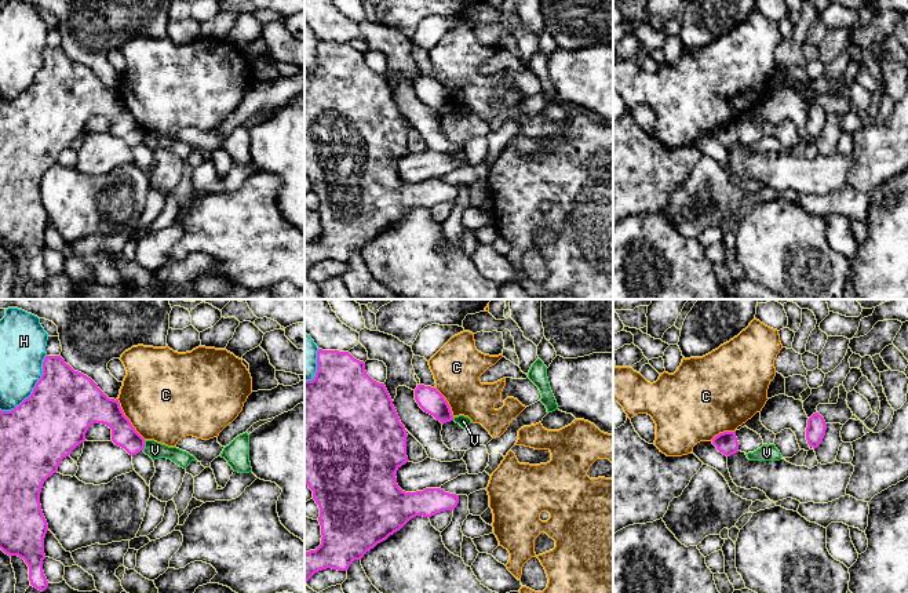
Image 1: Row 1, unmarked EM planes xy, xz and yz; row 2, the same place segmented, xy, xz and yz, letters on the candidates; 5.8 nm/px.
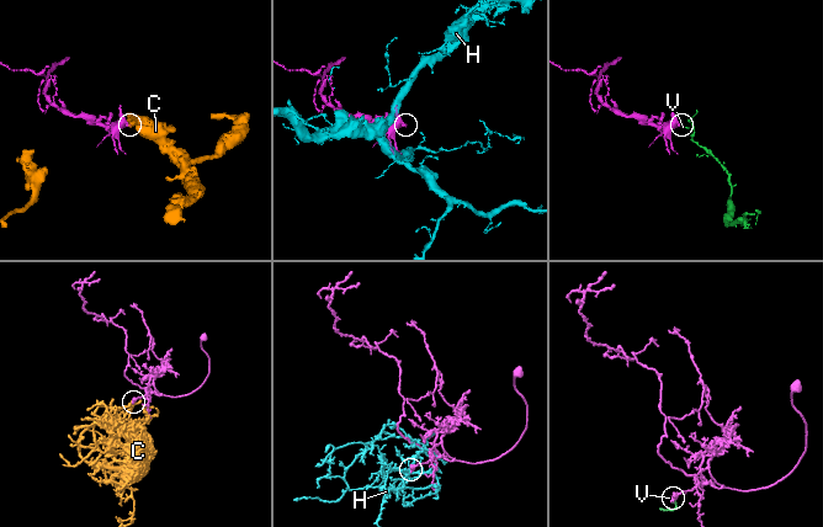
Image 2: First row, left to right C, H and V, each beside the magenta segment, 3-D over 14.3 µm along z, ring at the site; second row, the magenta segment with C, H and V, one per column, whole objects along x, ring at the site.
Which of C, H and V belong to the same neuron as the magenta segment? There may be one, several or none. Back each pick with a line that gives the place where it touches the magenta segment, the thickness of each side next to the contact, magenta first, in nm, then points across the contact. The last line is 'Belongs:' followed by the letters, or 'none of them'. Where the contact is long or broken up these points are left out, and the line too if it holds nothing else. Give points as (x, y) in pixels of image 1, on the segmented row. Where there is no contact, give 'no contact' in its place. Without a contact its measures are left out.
Belongs: none of them

